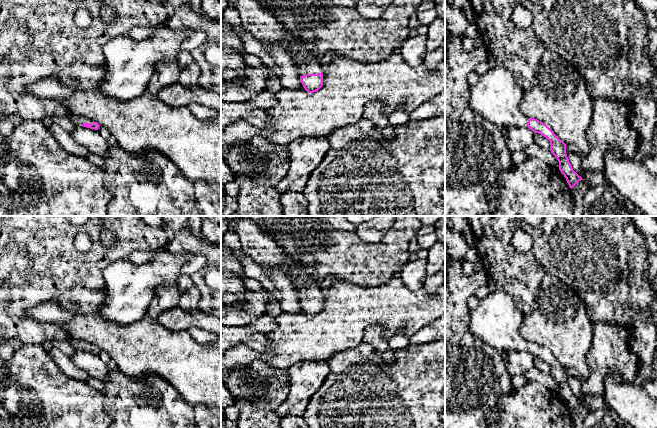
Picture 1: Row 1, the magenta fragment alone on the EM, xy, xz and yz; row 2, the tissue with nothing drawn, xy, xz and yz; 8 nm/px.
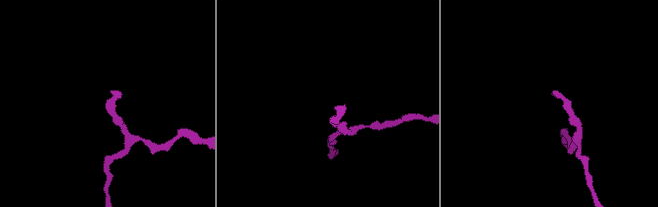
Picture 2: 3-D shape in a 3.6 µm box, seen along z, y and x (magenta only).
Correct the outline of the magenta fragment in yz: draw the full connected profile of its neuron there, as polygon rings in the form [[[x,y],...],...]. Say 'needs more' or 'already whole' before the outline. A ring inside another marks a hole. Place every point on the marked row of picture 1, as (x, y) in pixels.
needs more; [[[496,65],[471,86],[469,106],[489,122],[500,128],[528,127],[534,133],[539,133],[550,141],[550,151],[559,162],[559,170],[572,189],[583,180],[572,168],[566,154],[566,144],[543,122],[528,118],[522,114],[520,103],[524,91],[516,82],[514,74]]]

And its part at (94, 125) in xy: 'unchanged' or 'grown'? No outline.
grown

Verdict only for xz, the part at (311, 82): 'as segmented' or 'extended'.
extended

